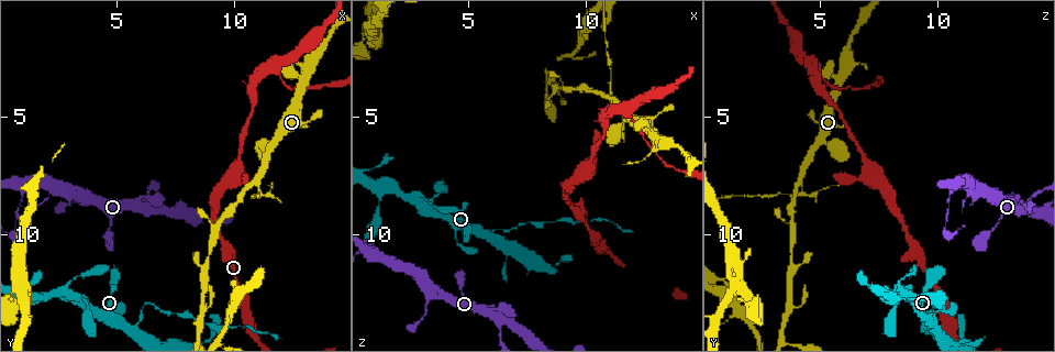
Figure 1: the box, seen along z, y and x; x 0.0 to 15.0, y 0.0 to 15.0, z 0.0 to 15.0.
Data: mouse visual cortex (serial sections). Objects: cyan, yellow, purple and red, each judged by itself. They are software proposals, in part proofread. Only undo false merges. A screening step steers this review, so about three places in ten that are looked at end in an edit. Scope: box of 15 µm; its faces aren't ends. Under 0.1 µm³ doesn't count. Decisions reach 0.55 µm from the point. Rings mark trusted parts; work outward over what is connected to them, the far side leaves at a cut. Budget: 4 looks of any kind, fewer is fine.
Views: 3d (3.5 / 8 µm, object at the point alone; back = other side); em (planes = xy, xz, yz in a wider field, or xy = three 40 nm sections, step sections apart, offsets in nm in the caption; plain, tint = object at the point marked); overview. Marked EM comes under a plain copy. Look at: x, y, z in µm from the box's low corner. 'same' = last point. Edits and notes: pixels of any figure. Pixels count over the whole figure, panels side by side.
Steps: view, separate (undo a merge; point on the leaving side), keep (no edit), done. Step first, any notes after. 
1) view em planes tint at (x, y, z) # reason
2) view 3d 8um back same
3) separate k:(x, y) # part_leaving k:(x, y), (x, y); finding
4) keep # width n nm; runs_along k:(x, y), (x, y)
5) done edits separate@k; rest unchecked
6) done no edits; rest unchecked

view 3d 8um back at (11.0, 7.7, 4.3) # abrupt turn

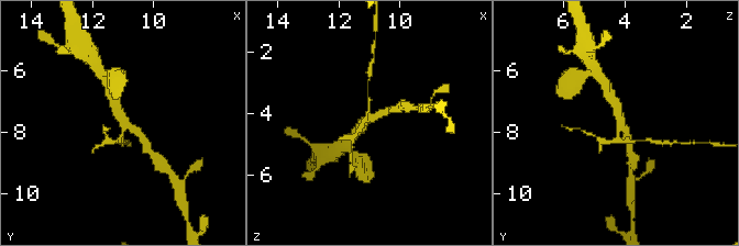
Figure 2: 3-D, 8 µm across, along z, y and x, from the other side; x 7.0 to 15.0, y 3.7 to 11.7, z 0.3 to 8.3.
view em xy step 5 tint at (11.0, 7.7, 4.2) # arms 3; arm_widths 150, 250, 350 nm

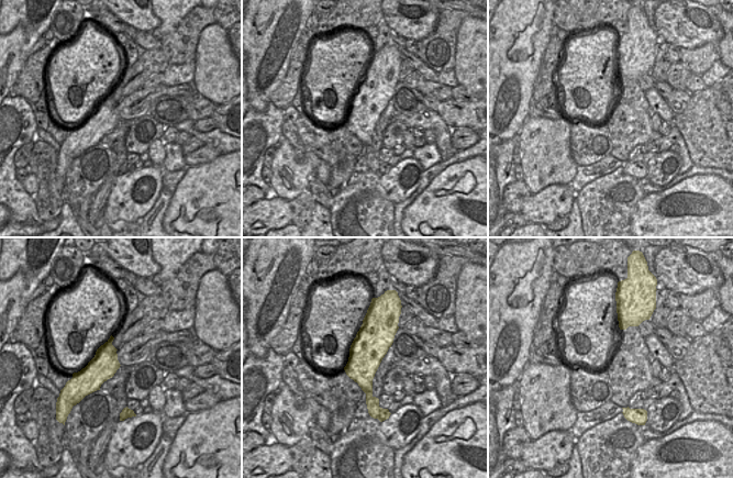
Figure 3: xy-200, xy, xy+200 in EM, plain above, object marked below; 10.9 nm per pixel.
separate 2:(602, 141) # part_leaving 2:(617, 136), (619, 141), (660, 143); two cells meet here

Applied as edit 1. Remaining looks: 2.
view 3d 3.5um at (11.8, 3.0, 4.9) # branch point

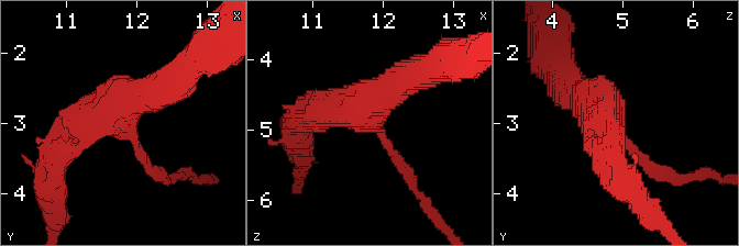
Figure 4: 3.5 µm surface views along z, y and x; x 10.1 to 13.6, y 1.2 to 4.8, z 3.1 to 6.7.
view em xy step 3 tint at (11.85, 3.00, 4.90) # arms 3; arm_widths 150, 450, 500 nm; now the EM

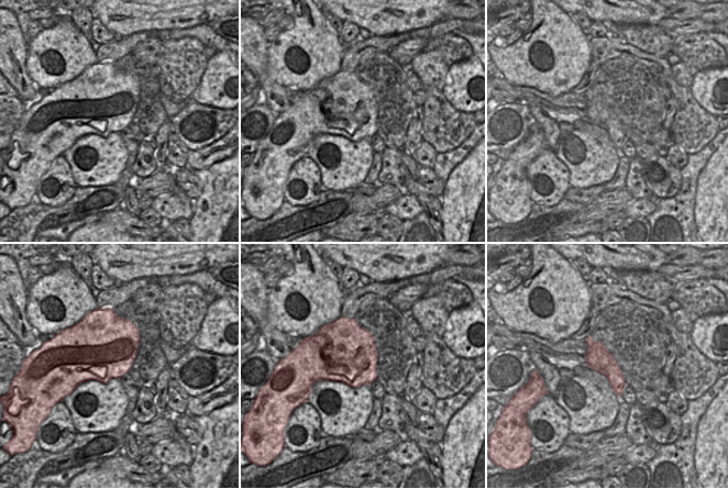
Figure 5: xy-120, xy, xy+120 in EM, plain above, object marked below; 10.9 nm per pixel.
keep # width 650 nm; runs_along 4:(57, 156), (88, 119), (168, 86); continuous, no second cell

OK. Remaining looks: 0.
done edits separate@2; rest unchecked

